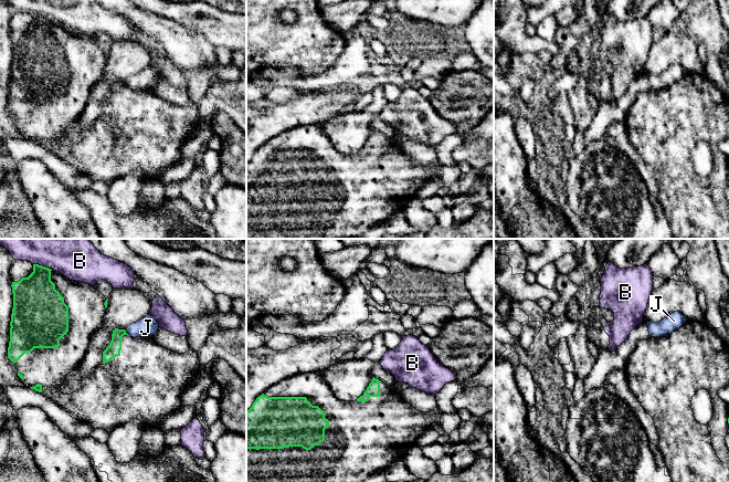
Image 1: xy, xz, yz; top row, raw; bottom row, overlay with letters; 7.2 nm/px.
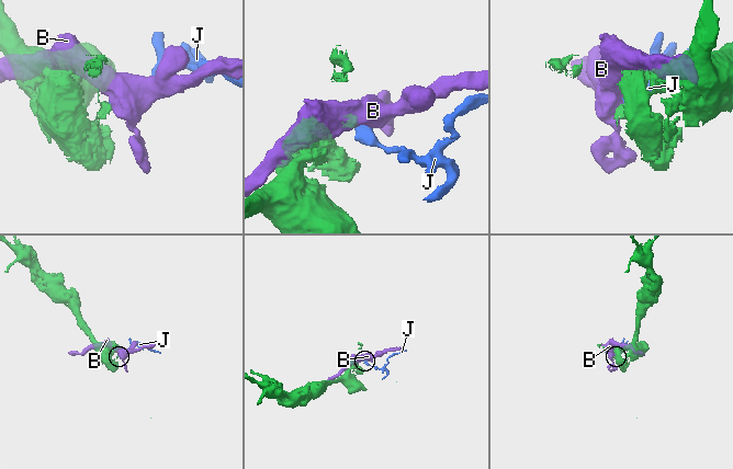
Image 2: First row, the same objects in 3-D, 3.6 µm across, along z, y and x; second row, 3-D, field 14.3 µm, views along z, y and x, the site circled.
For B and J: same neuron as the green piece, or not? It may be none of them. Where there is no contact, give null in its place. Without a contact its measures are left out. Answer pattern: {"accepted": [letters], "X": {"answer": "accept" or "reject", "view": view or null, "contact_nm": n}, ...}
{"accepted": [], "B": {"answer": "reject", "view": "xy", "contact_nm": 140}, "J": {"answer": "reject", "view": "xy", "contact_nm": 60}}

